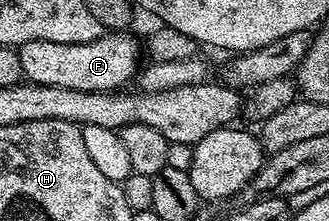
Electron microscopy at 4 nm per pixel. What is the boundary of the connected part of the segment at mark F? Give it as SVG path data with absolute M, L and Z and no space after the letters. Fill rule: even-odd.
M105 33L82 45L26 41L20 44L18 50L27 82L79 91L115 91L123 88L137 78L142 63L142 43L132 33Z

